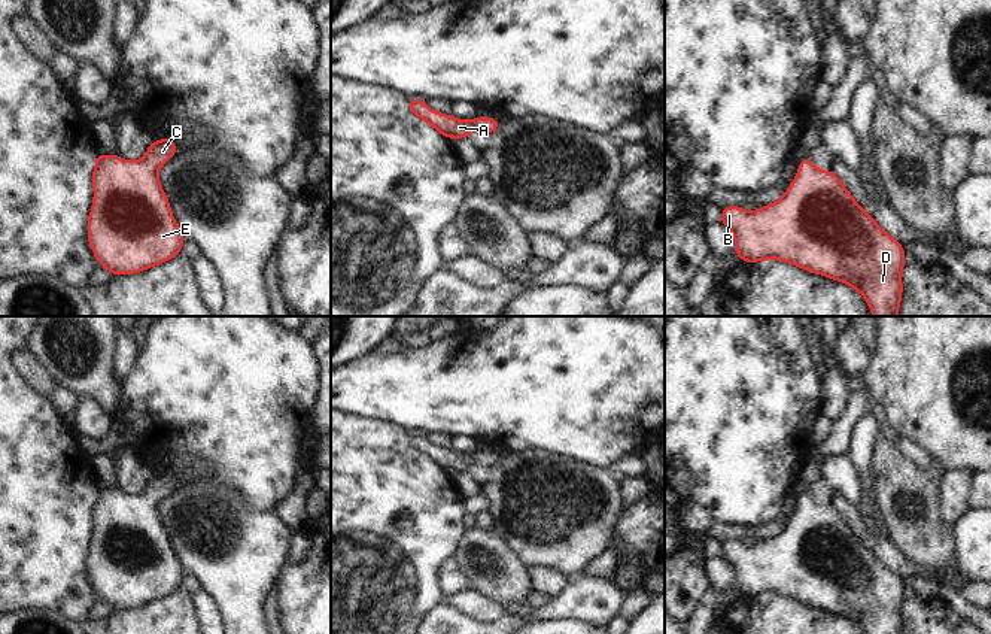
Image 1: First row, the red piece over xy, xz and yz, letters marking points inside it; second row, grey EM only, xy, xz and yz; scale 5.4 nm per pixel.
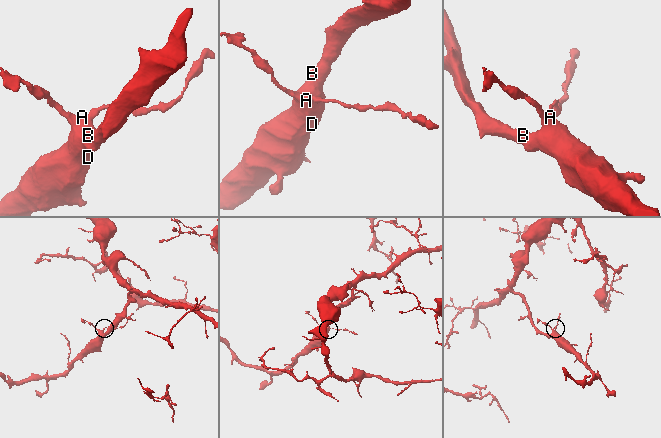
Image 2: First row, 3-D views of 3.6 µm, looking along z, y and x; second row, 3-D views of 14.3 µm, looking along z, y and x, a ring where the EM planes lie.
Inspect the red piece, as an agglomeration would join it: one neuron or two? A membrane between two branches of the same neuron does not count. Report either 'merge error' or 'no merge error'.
no merge error

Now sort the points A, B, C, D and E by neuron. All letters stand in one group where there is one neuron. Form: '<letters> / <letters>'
A B C D E

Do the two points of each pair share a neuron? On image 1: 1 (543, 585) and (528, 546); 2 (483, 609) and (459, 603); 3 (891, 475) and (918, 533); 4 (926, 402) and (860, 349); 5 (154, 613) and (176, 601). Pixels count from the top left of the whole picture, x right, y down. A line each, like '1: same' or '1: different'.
1: different
2: same
3: same
4: different
5: same

